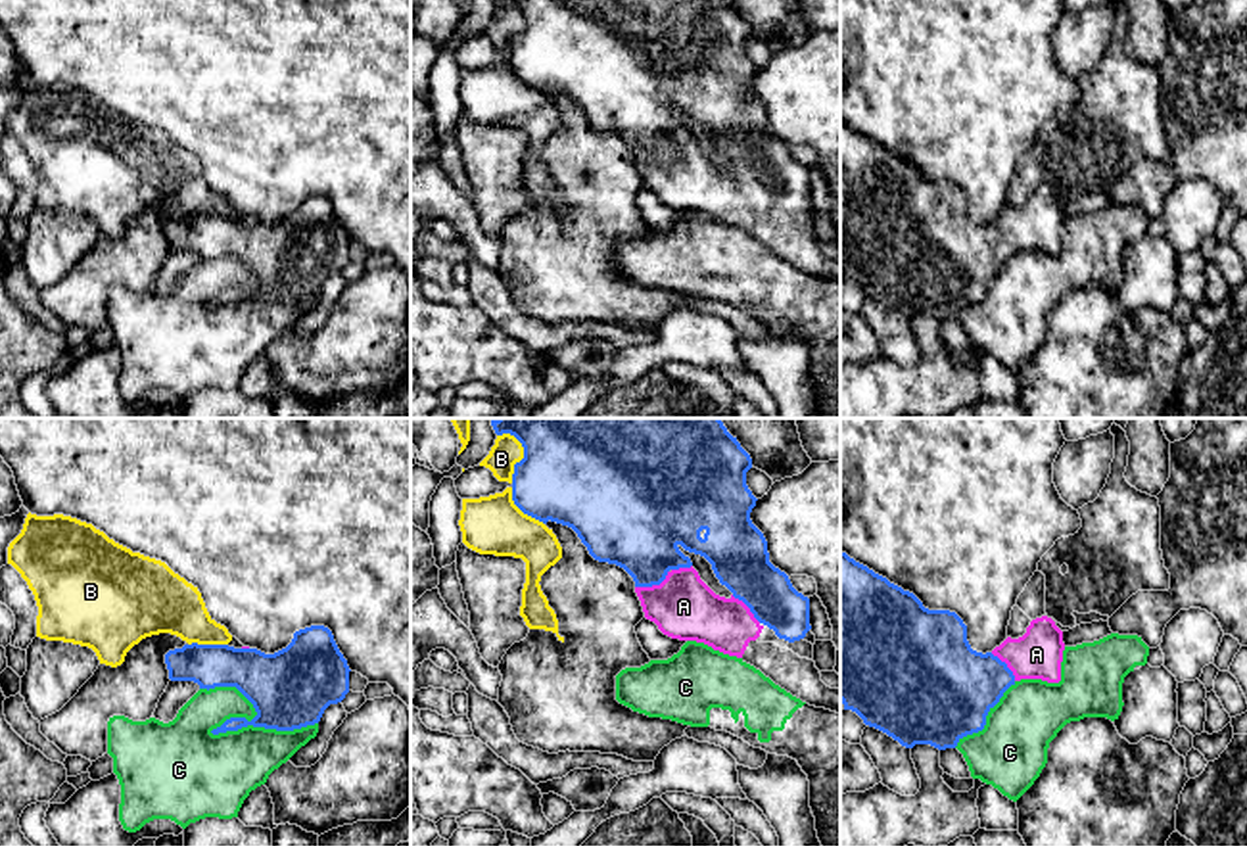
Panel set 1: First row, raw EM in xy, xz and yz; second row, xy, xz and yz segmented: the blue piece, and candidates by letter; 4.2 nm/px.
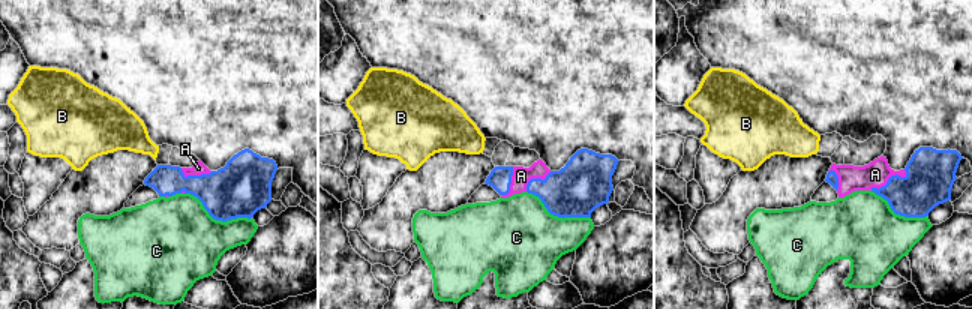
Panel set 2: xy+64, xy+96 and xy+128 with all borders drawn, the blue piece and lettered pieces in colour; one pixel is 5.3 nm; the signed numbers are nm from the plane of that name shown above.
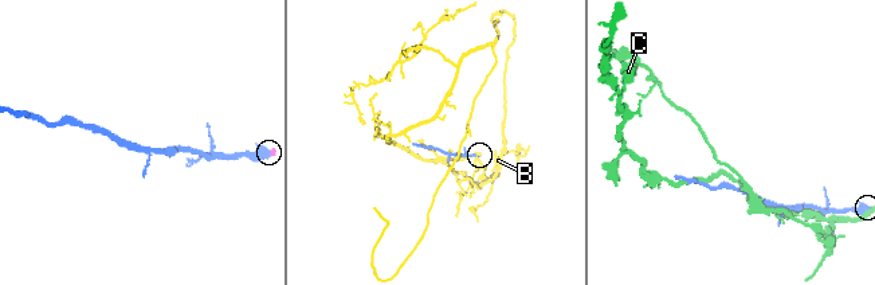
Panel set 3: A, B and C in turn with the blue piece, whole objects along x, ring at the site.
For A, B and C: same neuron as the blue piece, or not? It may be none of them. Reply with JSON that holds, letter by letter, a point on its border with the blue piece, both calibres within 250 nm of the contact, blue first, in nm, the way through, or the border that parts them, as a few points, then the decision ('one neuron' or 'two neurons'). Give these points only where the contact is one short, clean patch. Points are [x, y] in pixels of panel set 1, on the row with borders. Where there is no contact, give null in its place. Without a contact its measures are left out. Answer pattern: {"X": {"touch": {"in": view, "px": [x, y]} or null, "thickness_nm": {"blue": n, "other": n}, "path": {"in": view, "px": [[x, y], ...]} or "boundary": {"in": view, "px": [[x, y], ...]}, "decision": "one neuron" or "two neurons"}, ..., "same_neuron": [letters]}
{"A": {"touch": {"in": "xz", "px": [653, 584]}, "thickness_nm": {"blue": 380, "other": 280}, "decision": "one neuron"}, "B": {"touch": {"in": "xz", "px": [524, 455]}, "thickness_nm": {"blue": 500, "other": 120}, "decision": "two neurons"}, "C": {"touch": {"in": "xy", "px": [250, 722]}, "thickness_nm": {"blue": 340, "other": 320}, "decision": "two neurons"}, "same_neuron": ["A"]}

